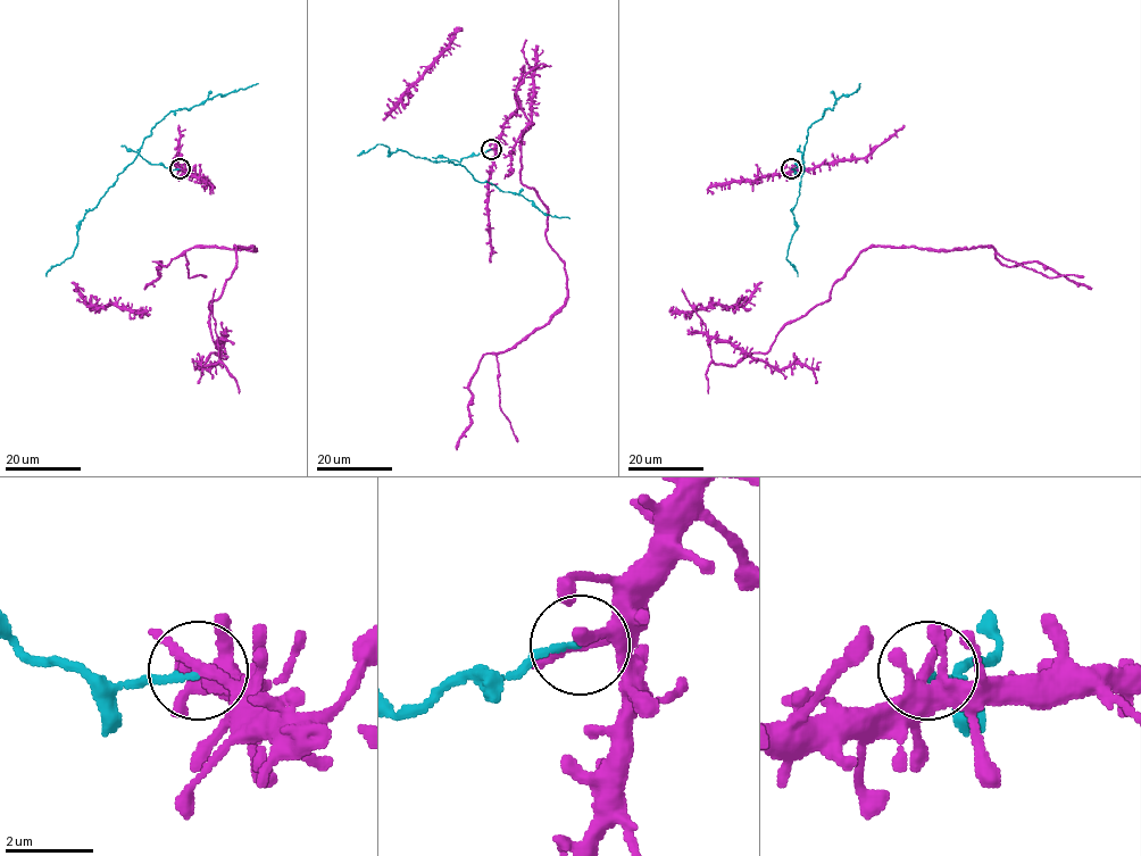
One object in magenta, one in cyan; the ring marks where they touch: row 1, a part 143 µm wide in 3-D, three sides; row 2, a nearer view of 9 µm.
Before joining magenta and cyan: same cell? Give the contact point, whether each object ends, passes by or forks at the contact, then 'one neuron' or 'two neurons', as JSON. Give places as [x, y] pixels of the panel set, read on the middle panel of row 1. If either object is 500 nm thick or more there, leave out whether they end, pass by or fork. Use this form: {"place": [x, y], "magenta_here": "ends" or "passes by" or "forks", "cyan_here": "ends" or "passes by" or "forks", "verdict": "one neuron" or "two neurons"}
{"place": [491, 149], "magenta_here": "passes by", "cyan_here": "ends", "verdict": "two neurons"}

